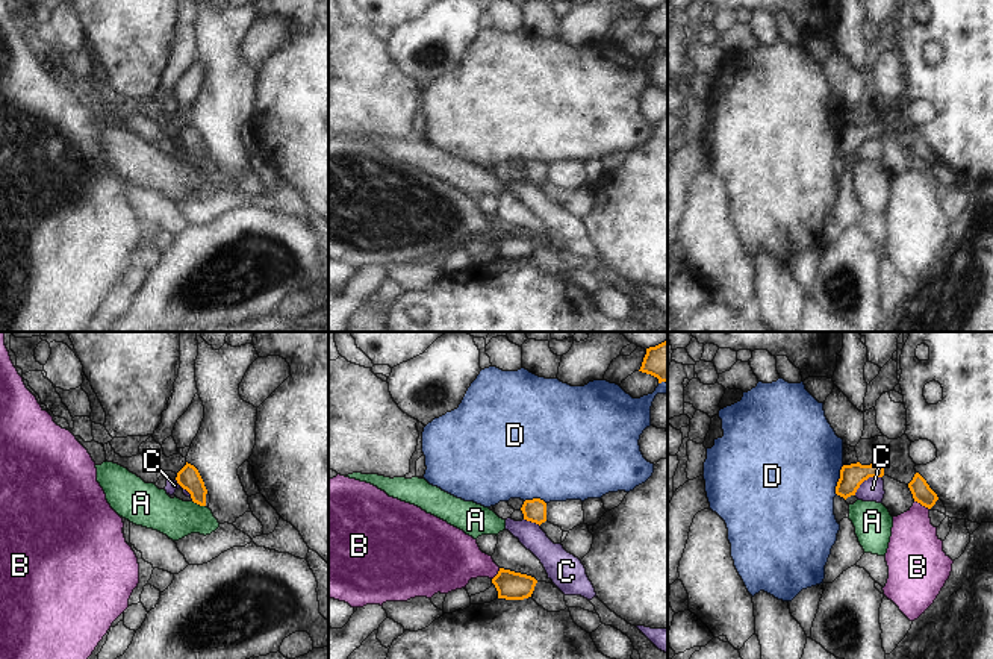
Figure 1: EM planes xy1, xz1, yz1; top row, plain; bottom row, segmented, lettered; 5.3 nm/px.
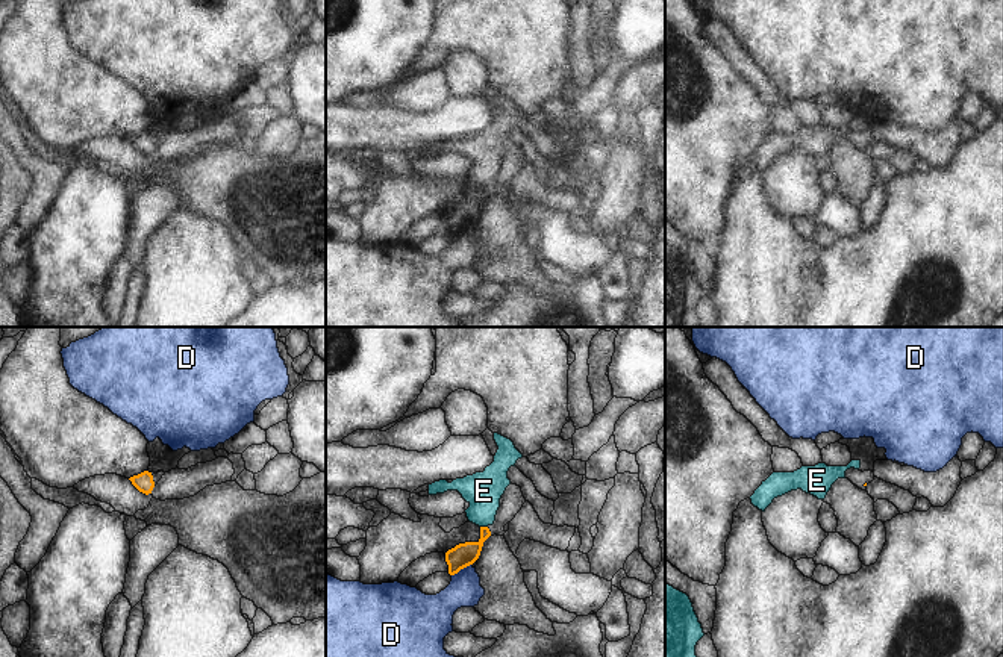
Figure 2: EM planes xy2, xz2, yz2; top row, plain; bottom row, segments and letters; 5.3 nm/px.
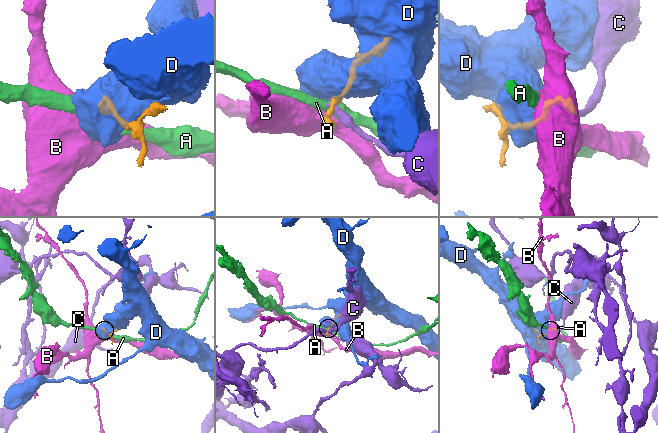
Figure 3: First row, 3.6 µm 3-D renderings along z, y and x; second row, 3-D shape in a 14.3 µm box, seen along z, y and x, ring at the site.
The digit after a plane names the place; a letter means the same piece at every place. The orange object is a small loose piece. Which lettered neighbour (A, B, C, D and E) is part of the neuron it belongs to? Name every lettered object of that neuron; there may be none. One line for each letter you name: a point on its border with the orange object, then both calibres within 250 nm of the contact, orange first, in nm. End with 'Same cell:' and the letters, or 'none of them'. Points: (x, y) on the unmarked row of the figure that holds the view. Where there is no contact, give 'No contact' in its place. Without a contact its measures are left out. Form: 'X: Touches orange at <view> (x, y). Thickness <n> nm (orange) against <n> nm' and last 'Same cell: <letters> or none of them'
Same cell: none of them.

